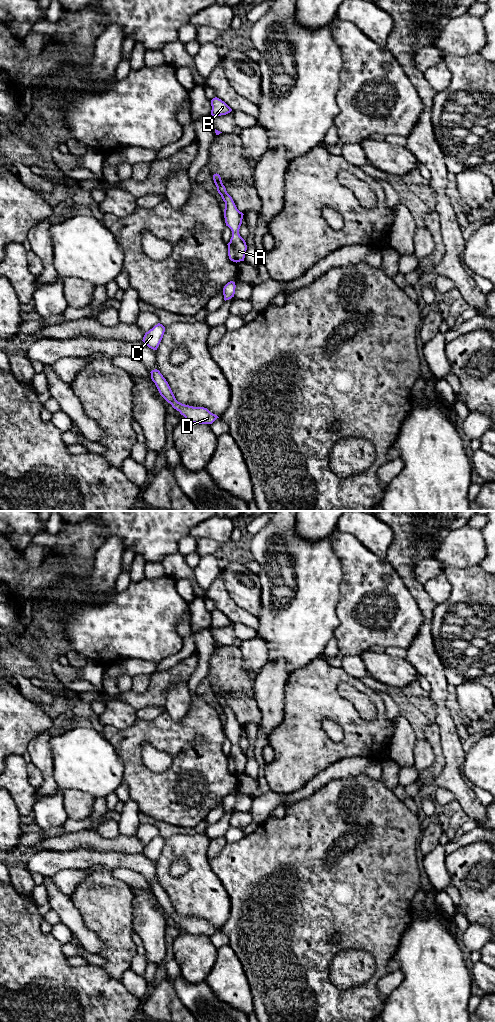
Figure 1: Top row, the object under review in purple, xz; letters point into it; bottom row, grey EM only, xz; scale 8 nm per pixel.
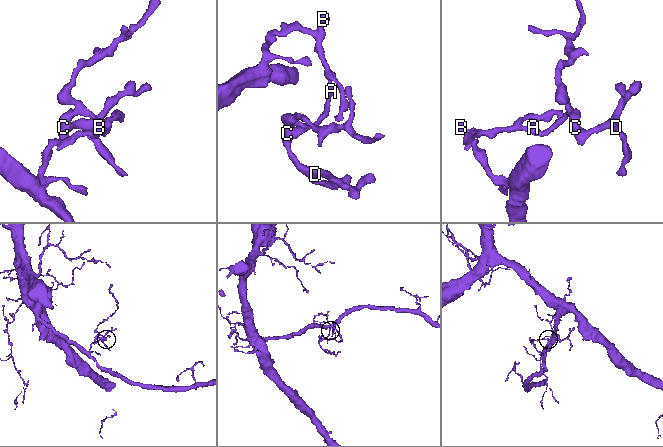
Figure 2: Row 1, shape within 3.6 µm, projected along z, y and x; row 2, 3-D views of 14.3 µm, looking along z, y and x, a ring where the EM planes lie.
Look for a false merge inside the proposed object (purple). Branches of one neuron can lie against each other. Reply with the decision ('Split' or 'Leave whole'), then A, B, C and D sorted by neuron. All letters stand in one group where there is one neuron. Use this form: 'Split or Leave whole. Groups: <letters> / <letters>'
Leave whole. Groups: A B C D

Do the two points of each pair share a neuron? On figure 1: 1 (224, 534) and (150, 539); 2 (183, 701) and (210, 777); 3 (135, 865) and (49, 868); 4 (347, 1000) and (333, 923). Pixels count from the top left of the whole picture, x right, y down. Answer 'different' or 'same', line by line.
1: different
2: different
3: same
4: same

